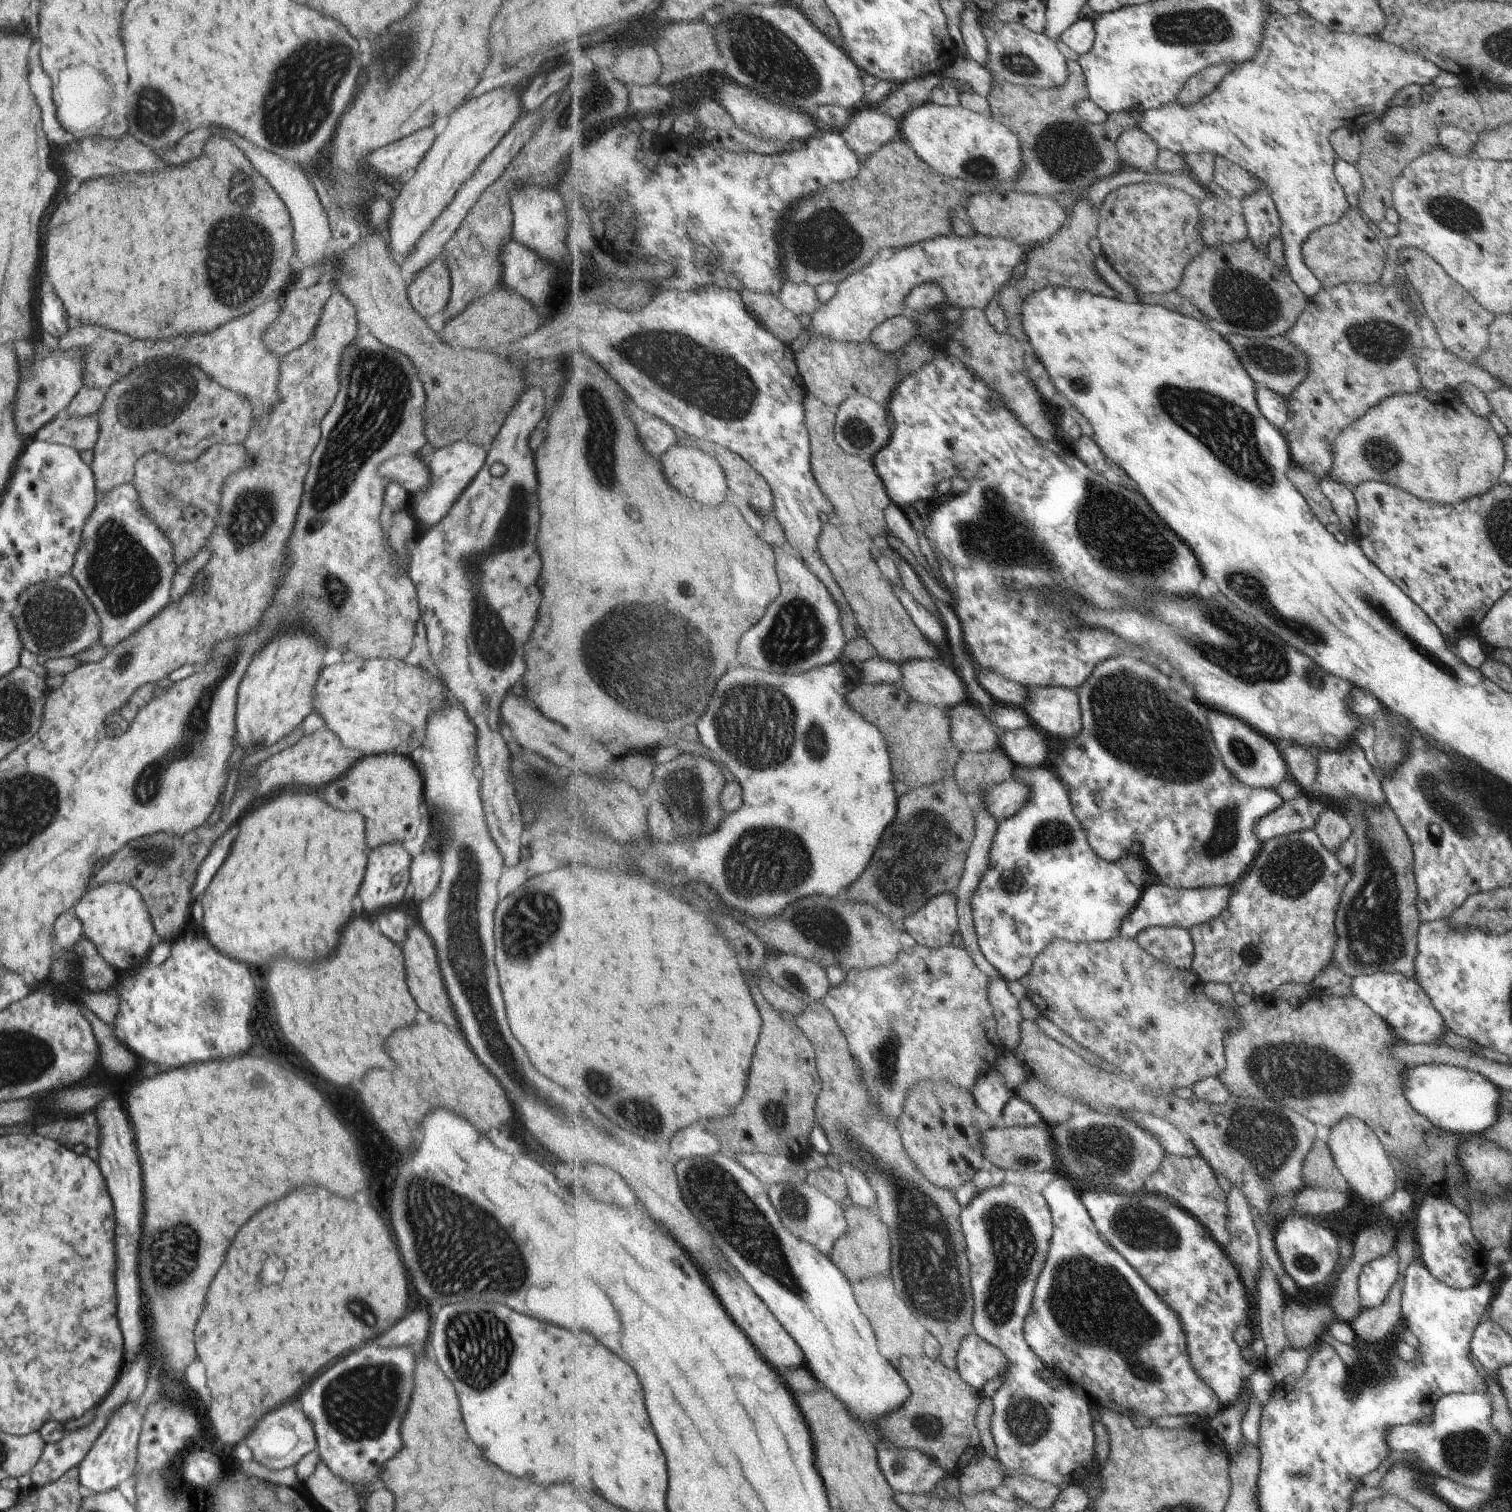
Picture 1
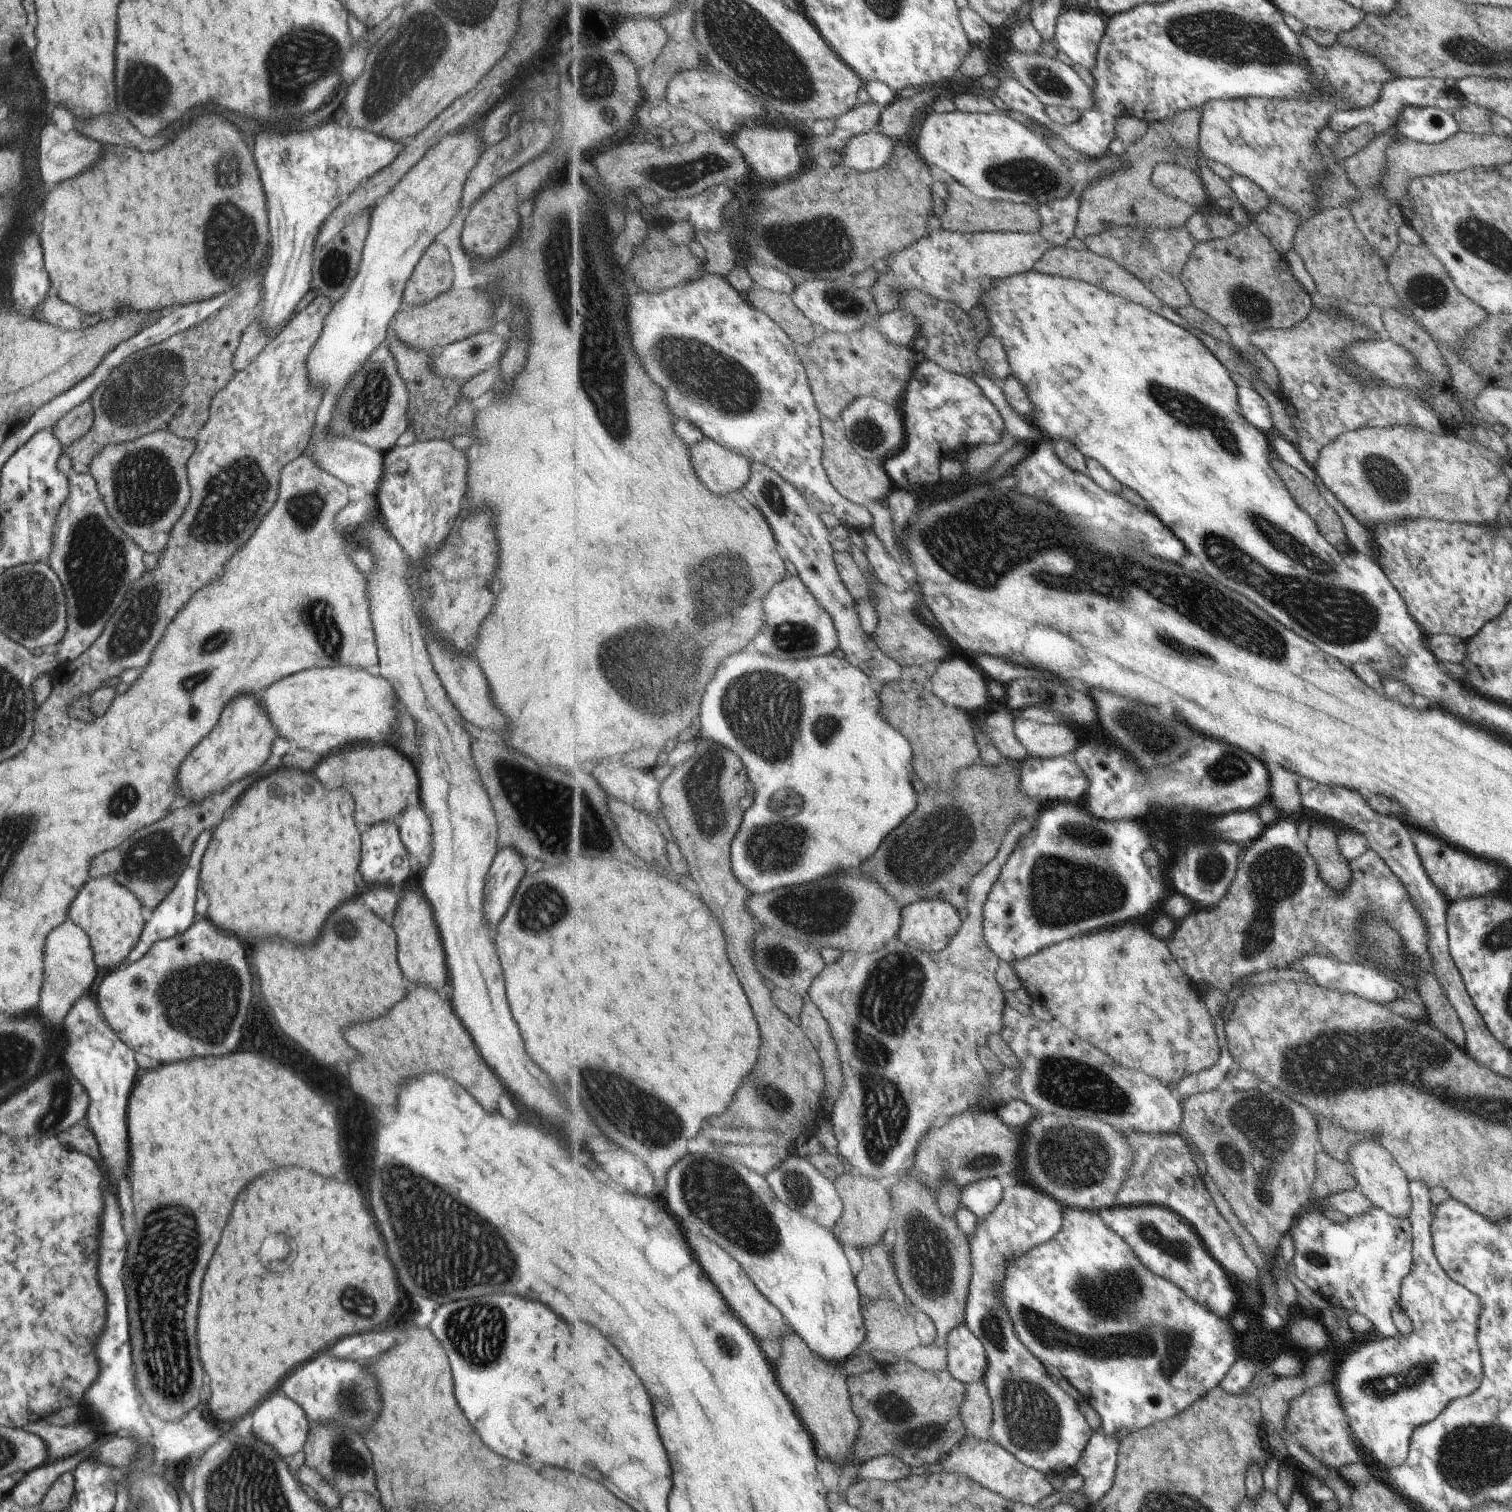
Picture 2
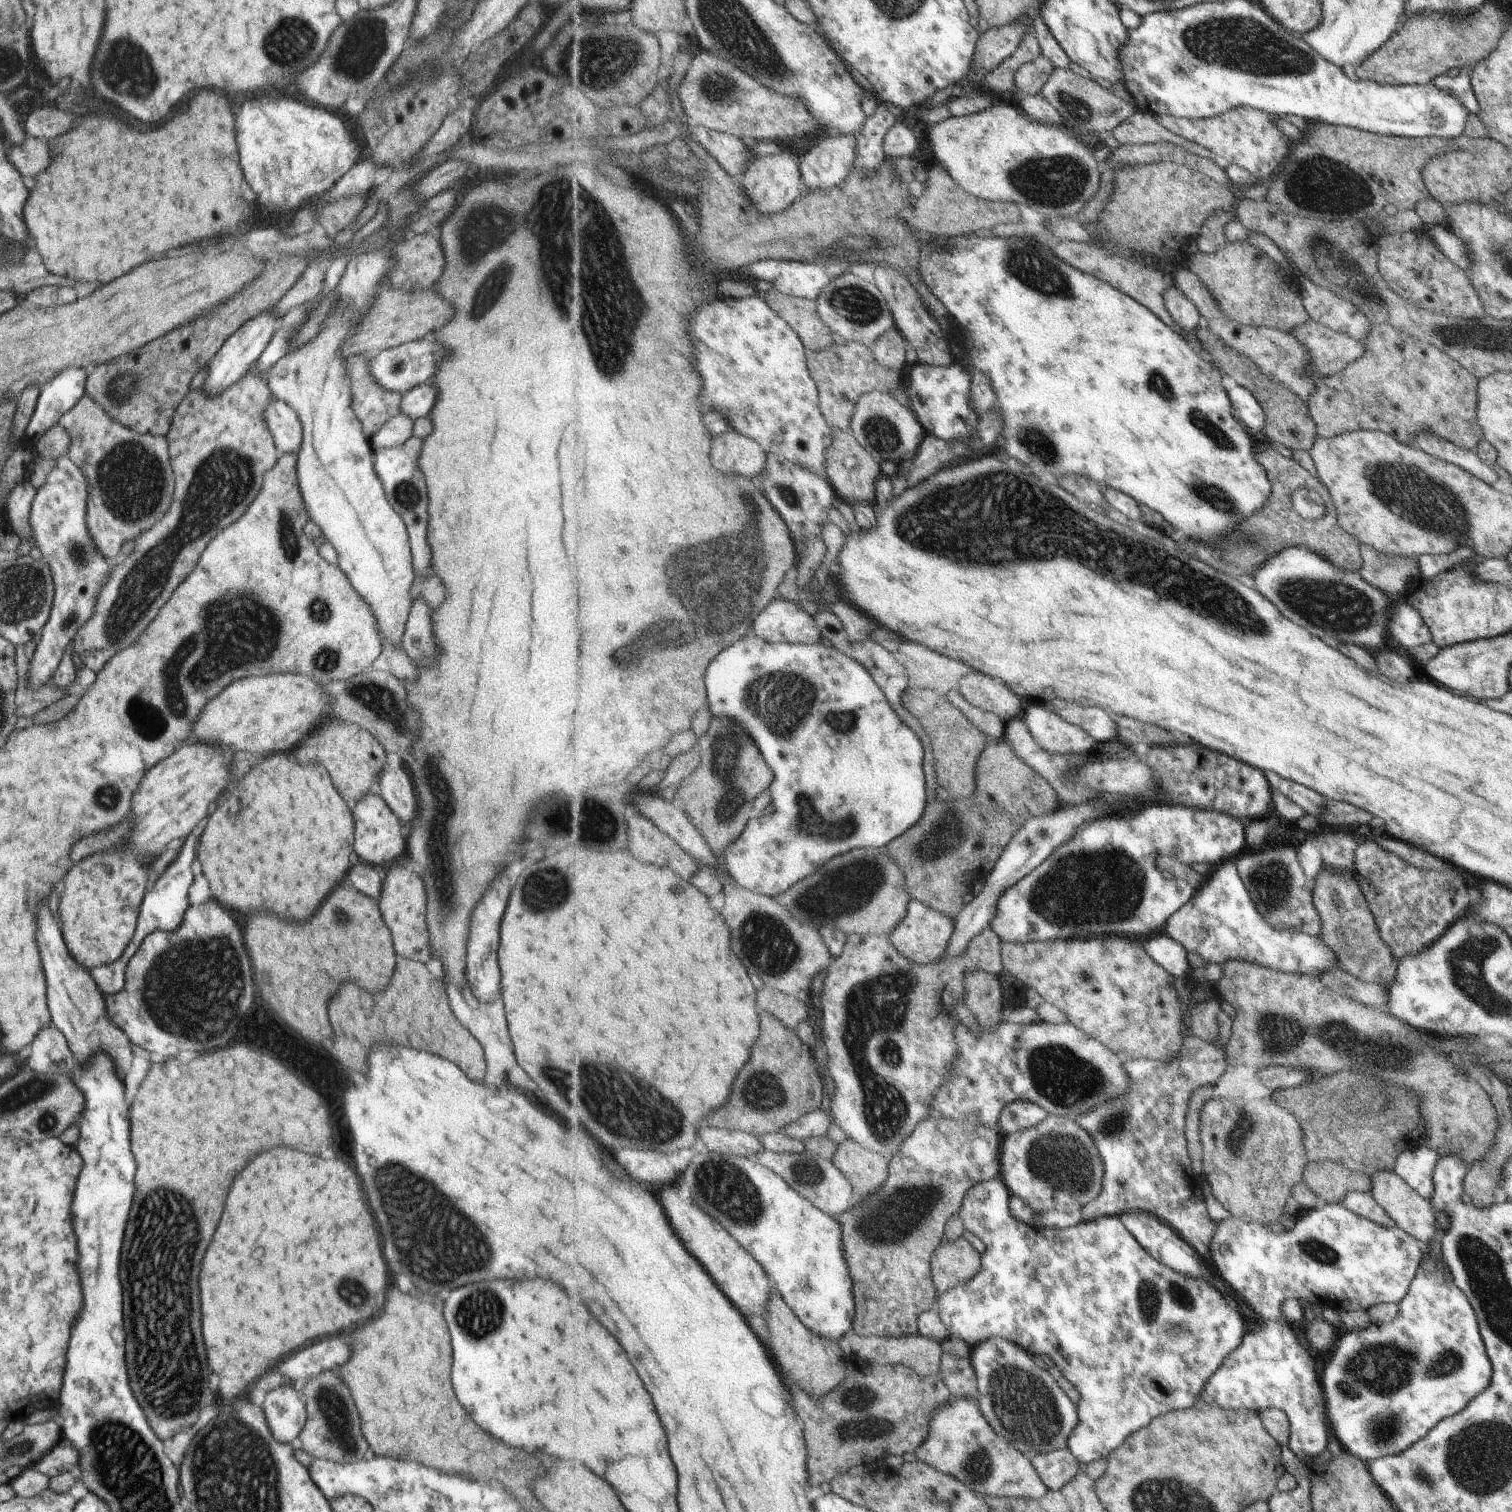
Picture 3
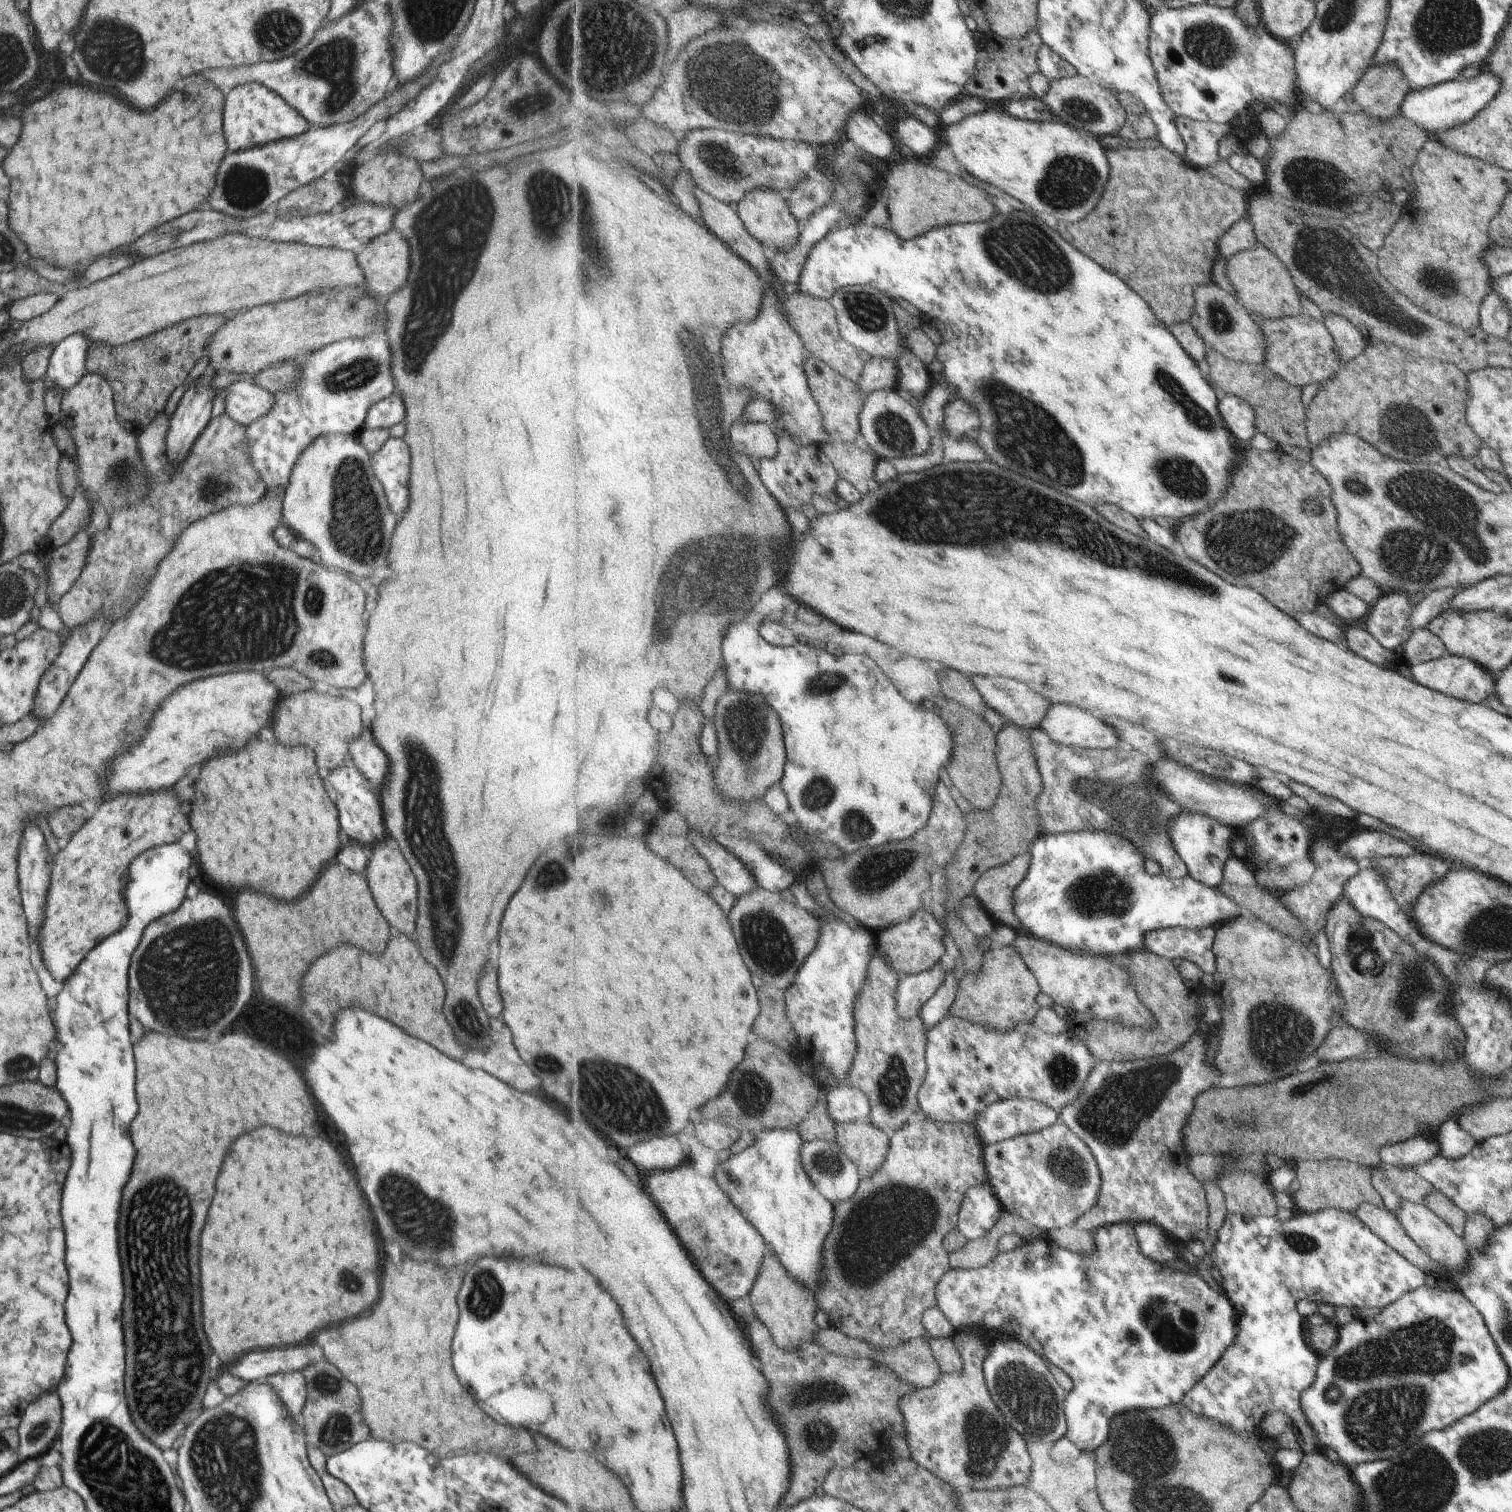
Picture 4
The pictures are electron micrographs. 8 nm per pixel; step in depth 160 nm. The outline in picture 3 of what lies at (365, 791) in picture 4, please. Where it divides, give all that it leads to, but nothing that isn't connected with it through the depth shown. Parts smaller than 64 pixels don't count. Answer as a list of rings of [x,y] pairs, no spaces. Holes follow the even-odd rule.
[[[369,793],[362,797],[353,804],[350,813],[355,822],[353,825],[353,852],[361,862],[376,866],[382,864],[391,866],[397,862],[399,856],[406,854],[401,824],[378,794]]]

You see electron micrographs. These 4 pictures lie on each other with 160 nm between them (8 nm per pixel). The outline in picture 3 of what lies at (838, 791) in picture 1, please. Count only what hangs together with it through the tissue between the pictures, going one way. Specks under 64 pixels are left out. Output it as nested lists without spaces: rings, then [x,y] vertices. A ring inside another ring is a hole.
[[[751,633],[736,641],[735,644],[727,646],[710,664],[705,678],[707,678],[706,689],[711,716],[713,718],[727,717],[736,721],[774,772],[774,779],[769,788],[774,811],[765,812],[760,817],[749,820],[736,843],[724,853],[732,877],[742,887],[768,897],[776,897],[793,887],[797,881],[811,876],[834,856],[853,849],[887,846],[891,840],[905,834],[923,816],[925,802],[929,801],[928,798],[925,798],[928,790],[927,784],[925,784],[925,772],[923,772],[923,744],[921,744],[919,736],[909,726],[903,724],[903,720],[891,708],[891,704],[887,702],[885,694],[881,692],[881,688],[871,672],[857,659],[850,657],[835,646],[827,648],[818,642],[815,645],[770,643],[755,633]]]

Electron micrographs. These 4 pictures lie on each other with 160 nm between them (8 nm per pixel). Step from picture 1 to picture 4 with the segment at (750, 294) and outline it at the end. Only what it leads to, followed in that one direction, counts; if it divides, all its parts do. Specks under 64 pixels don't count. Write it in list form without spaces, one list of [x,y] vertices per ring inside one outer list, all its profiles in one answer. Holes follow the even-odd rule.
[[[796,291],[786,298],[784,306],[788,306],[788,321],[801,335],[810,356],[819,357],[832,369],[839,371],[850,379],[859,380],[866,362],[861,360],[858,349],[847,342],[841,334],[837,311],[831,300],[823,300],[801,291]]]

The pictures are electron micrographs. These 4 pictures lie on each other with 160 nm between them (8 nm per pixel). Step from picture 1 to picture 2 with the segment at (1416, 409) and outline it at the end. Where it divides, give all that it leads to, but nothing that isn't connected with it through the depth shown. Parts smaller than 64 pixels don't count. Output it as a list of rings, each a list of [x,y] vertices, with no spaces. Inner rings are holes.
[[[1395,425],[1392,427],[1361,427],[1351,432],[1338,434],[1332,441],[1326,444],[1321,451],[1318,452],[1318,458],[1310,466],[1317,478],[1321,480],[1331,494],[1347,509],[1347,512],[1357,519],[1363,527],[1369,532],[1373,532],[1372,528],[1377,523],[1398,523],[1400,520],[1409,519],[1435,519],[1448,523],[1491,523],[1497,518],[1499,510],[1507,505],[1509,485],[1507,477],[1501,471],[1501,465],[1505,463],[1505,458],[1493,452],[1487,447],[1481,446],[1477,441],[1467,441],[1457,435],[1456,430],[1460,425],[1445,425],[1443,434],[1430,433],[1421,427],[1415,425]]]

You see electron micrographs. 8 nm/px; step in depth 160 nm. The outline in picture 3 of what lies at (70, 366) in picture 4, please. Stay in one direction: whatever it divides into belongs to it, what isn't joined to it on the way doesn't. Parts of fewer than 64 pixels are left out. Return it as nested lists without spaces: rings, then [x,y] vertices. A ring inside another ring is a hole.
[[[65,369],[40,386],[36,405],[24,433],[38,441],[85,394],[85,369]]]

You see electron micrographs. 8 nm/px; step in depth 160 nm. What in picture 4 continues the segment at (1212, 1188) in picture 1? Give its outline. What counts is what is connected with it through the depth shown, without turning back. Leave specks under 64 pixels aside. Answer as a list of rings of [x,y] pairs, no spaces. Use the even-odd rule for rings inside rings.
[[[1197,1032],[1186,1047],[1156,1057],[1098,1062],[1079,1098],[1059,1112],[1060,1120],[1089,1145],[1102,1174],[1099,1200],[1091,1212],[1073,1224],[1074,1228],[1095,1233],[1110,1224],[1150,1222],[1182,1244],[1195,1240],[1201,1230],[1206,1230],[1209,1224],[1207,1196],[1202,1182],[1190,1169],[1183,1128],[1195,1110],[1195,1098],[1201,1092],[1215,1087],[1223,1073],[1215,1060],[1213,1065],[1207,1062],[1208,1039],[1209,1033]]]

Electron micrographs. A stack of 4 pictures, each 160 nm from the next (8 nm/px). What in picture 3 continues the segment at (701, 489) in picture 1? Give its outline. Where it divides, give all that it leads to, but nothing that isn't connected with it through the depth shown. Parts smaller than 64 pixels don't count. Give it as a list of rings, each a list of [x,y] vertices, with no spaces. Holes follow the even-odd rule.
[[[729,429],[715,435],[711,458],[721,474],[728,477],[736,474],[750,479],[753,476],[759,478],[765,470],[768,454],[756,440]]]

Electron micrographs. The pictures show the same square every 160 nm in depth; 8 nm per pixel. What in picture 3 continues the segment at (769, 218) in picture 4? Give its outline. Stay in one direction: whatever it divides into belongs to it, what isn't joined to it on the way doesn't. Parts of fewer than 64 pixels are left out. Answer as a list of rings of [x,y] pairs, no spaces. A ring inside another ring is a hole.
[[[770,144],[769,152],[764,156],[757,155],[741,177],[750,199],[765,215],[787,210],[805,194],[805,180],[800,170],[799,157],[791,154],[787,147],[784,145],[781,151],[775,144]]]

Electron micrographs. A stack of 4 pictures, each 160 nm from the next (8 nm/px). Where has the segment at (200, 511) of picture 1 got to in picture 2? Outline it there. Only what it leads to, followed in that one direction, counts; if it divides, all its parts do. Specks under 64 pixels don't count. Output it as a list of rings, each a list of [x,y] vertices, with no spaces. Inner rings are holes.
[[[156,430],[129,442],[112,441],[92,458],[88,472],[96,480],[108,515],[145,553],[158,555],[166,547],[173,525],[188,505],[186,462],[195,444],[193,438]]]

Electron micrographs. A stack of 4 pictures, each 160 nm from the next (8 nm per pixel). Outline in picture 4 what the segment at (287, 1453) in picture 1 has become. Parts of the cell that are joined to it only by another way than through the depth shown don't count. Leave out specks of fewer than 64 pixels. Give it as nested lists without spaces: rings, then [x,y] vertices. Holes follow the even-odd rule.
[[[299,1371],[275,1373],[269,1375],[265,1382],[276,1392],[288,1416],[293,1420],[299,1420],[306,1397],[302,1374]]]

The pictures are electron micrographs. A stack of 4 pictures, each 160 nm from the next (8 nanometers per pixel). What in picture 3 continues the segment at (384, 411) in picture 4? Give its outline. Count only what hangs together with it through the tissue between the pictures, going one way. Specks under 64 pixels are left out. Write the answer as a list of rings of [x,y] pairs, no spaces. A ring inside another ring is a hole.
[[[423,383],[405,391],[400,400],[400,412],[415,420],[426,417],[438,397],[437,385]]]

